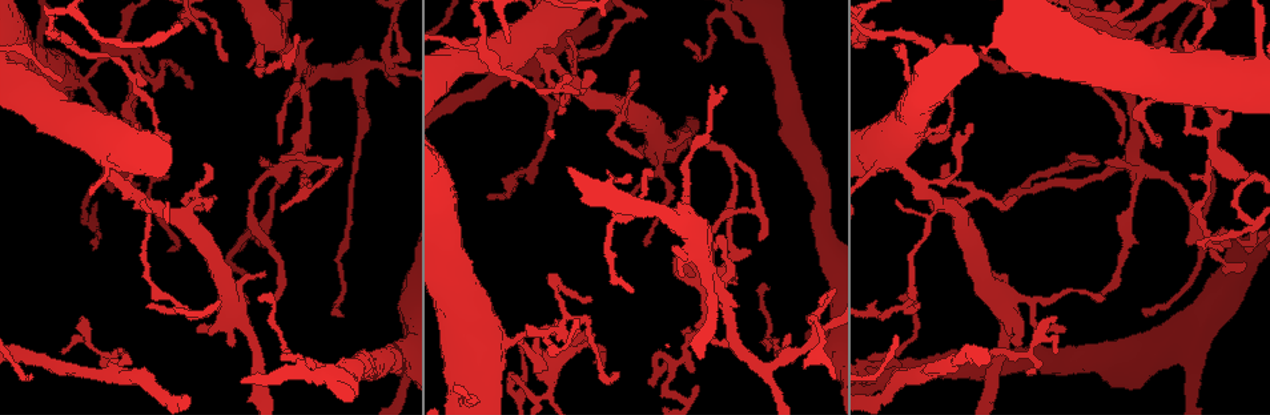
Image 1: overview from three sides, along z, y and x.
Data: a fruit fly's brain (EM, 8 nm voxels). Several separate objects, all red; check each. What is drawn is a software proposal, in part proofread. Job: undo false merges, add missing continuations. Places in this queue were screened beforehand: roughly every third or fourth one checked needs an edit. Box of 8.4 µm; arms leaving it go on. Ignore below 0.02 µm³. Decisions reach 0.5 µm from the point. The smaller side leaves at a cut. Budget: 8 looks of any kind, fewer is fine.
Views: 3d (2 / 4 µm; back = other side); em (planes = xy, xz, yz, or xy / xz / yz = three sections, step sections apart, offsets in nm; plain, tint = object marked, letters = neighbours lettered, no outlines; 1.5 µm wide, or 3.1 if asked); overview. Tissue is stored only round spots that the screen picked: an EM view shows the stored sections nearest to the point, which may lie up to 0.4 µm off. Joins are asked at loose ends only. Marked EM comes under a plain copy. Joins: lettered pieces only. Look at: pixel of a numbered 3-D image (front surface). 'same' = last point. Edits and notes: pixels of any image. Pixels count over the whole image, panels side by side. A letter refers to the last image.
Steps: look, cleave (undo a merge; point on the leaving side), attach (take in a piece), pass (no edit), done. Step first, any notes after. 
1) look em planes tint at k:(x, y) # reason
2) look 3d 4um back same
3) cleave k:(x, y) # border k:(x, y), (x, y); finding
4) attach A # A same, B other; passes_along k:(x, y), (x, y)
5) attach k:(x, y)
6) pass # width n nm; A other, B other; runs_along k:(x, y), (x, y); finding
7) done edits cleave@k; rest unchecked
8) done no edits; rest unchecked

look em planes letters at 1:(972, 122) # thin end

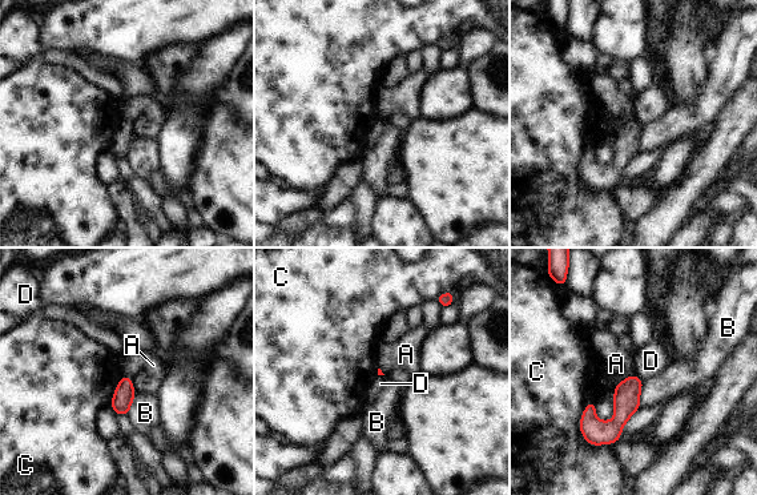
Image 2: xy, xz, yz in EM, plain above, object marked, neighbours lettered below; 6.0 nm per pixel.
pass # A other, B other, C other, D other; runs_along 2:(633, 378), (623, 414), (592, 441); no lettered piece goes on from it

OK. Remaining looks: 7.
look em planes letters at 1:(1220, 252) # an open end

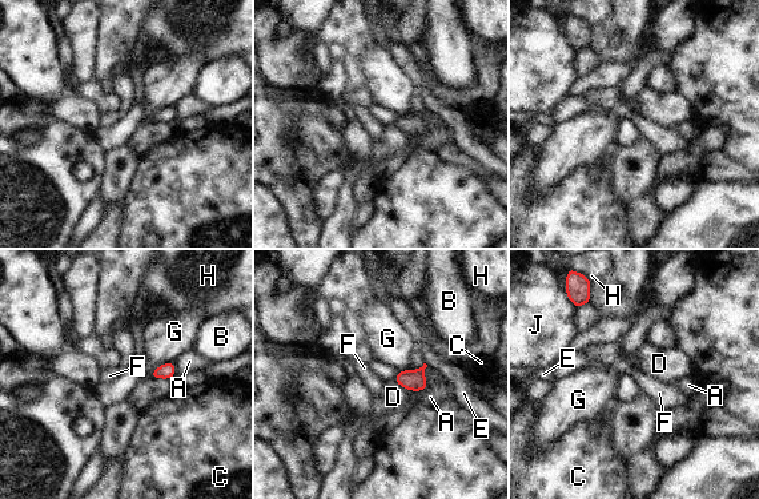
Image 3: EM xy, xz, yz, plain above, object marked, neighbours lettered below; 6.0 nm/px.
pass # longest_contact G 170 nm; A other, B other, C other, D other, E other, F other, G other, H other, J other; border 3:(393, 381), (406, 390); no lettered piece goes on from it

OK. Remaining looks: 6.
look em planes letters at 1:(81, 315) # branch stops here

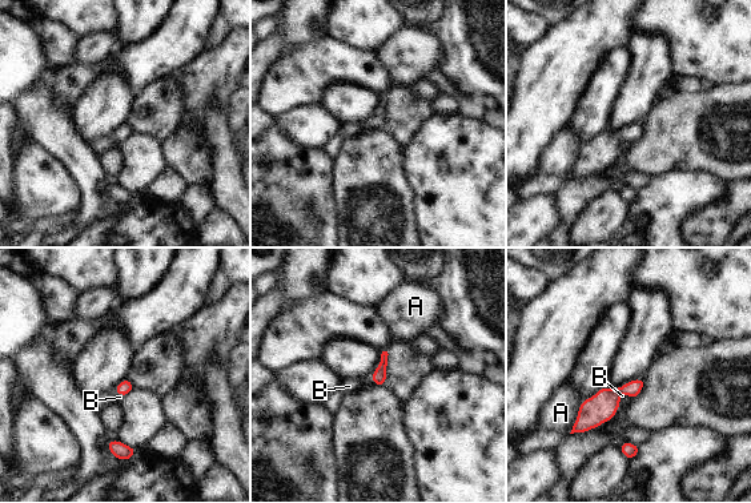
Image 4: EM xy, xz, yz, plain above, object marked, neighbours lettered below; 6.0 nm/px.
attach B # width 80 nm; longest_contact A 200 nm; A other, B same; it goes on there

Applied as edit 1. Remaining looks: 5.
done edits attach@4; rest unchecked

